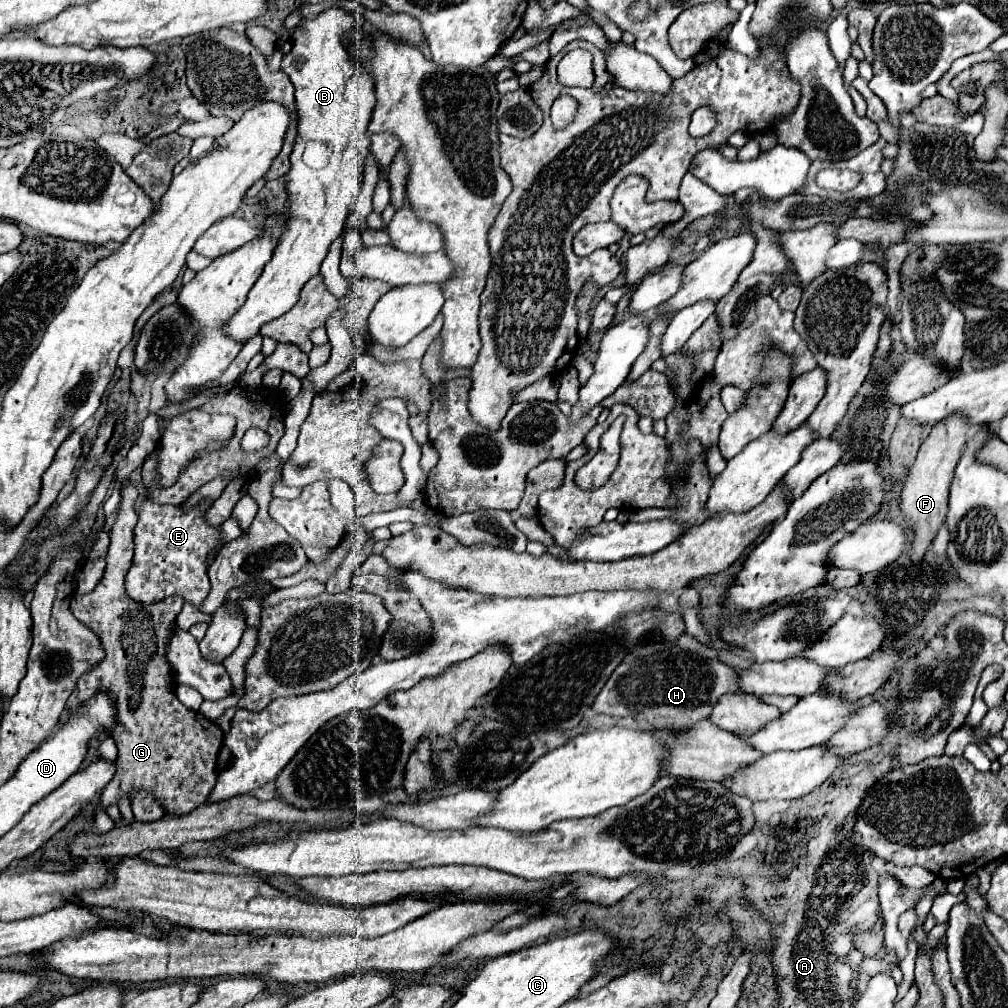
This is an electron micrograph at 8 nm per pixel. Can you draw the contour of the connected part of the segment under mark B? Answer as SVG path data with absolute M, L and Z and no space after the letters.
M331 6L325 12L317 14L313 20L301 22L289 36L289 40L281 46L283 50L283 62L281 70L289 76L289 80L295 86L295 104L297 104L297 138L295 148L291 154L291 170L287 172L287 192L289 192L289 220L287 230L283 238L279 240L273 258L267 262L263 274L255 282L255 286L249 290L249 296L245 304L227 320L223 326L225 336L229 336L235 342L245 344L253 336L259 334L259 328L267 324L269 320L279 318L283 312L293 308L299 300L301 288L319 274L321 262L331 246L331 242L343 234L345 222L349 216L351 206L355 206L355 198L361 188L361 176L363 176L363 162L369 154L371 140L367 138L367 126L371 122L371 114L375 108L375 82L371 76L371 60L373 60L373 42L371 36L367 36L359 48L357 54L351 54L345 34L359 28L359 16L351 14L345 8Z

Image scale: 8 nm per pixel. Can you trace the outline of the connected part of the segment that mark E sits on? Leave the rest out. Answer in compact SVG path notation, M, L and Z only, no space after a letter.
M151 500L143 502L135 526L135 556L125 576L125 590L131 600L151 604L179 594L195 608L203 604L211 590L205 558L209 550L223 546L219 528L209 528L203 520L203 508L207 504L211 502L205 500L191 512L183 512L179 506L159 506Z

